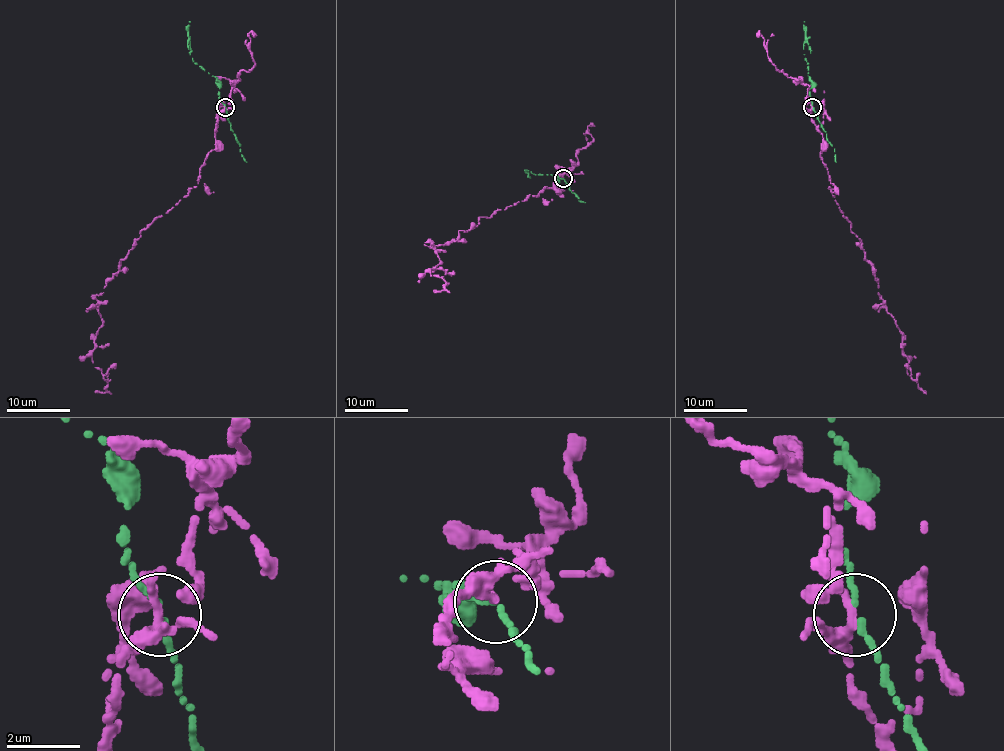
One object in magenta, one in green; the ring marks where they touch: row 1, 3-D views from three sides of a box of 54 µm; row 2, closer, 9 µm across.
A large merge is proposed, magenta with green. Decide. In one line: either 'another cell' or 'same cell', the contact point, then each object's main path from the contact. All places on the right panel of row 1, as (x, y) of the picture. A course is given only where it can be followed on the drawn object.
another cell; place (812, 107); course magenta (812, 106), (811, 121), (822, 135), (828, 188), (874, 272), (878, 293), (902, 336), (908, 369), (925, 390); course green (812, 108), (811, 79), (803, 49), (804, 22)

